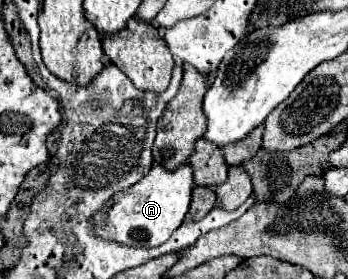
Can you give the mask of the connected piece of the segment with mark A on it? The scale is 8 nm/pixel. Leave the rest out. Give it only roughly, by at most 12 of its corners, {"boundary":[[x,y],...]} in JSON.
{"boundary":[[153,165],[93,215],[93,235],[157,247],[183,223],[189,165]]}

